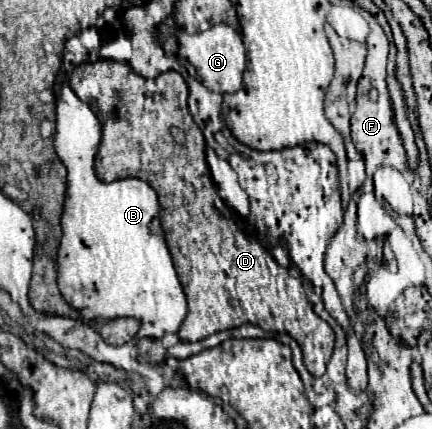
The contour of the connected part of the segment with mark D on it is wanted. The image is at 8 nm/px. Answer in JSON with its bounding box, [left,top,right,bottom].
[69,60,335,377]

